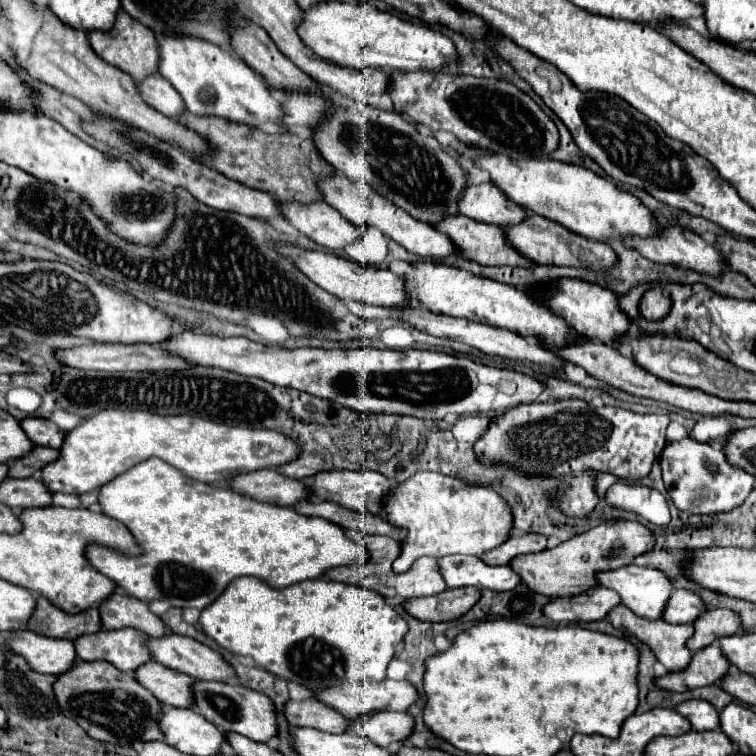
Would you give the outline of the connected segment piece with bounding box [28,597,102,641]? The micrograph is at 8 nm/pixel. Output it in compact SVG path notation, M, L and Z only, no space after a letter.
M38 597L38 605L28 623L28 629L32 629L38 635L74 641L82 635L98 633L102 629L102 621L96 607L86 609L78 615L68 615L56 605L52 605L48 599Z

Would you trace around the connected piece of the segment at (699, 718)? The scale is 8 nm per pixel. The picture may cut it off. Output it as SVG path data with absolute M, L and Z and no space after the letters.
M684 701L676 707L676 711L690 719L694 731L712 731L720 727L720 713L708 701Z

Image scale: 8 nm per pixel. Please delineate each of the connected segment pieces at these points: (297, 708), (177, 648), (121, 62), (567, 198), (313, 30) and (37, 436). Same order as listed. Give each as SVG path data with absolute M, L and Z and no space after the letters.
M318 699L288 701L284 713L292 727L314 727L326 733L346 733L350 729L350 721L344 715Z
M170 633L160 639L150 639L148 647L152 649L154 661L158 661L174 671L186 673L198 681L224 683L236 675L234 667L230 663L226 663L218 651L214 651L190 637Z
M124 9L118 11L114 27L110 31L90 31L90 45L92 49L110 65L122 69L124 73L128 73L134 81L142 81L144 77L158 73L158 45L156 45L156 37L154 33L140 25L140 21L128 17L128 13L124 13Z
M488 153L488 155L480 155L474 159L474 167L480 171L488 171L490 173L490 181L516 205L520 205L522 209L534 211L538 215L544 215L560 225L564 225L566 229L572 229L574 233L586 237L586 239L594 239L594 241L608 241L608 239L624 239L630 233L636 233L640 237L650 237L652 233L660 233L660 225L652 219L652 213L648 207L644 207L640 203L640 199L636 199L634 195L618 189L612 181L598 177L596 173L592 173L590 169L582 167L582 165L572 165L572 163L562 163L562 161L554 161L554 159L512 159L508 155L500 155L500 153Z
M320 1L302 13L296 33L312 53L342 67L390 67L400 71L442 71L446 61L454 61L452 41L440 31L422 23L410 23L396 15L378 11L370 3L348 5L336 1Z
M28 417L22 423L24 433L36 443L36 445L48 445L54 449L60 449L64 445L66 431L60 429L56 423L48 419L38 419L38 417Z

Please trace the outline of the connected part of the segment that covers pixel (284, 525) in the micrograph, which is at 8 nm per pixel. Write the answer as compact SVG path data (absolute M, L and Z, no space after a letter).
M148 459L140 465L122 473L112 483L100 489L100 505L102 511L124 523L130 533L136 537L138 545L144 549L140 557L124 557L116 551L108 551L98 545L88 547L88 561L100 573L116 581L128 595L154 601L166 599L172 607L194 607L204 609L214 603L232 579L254 575L264 579L274 587L288 587L306 579L318 579L332 567L366 563L368 549L356 541L352 541L344 529L332 525L328 521L320 521L320 517L304 517L296 513L292 507L276 507L268 503L260 503L246 495L240 495L232 489L222 489L206 483L196 483L186 477L182 471L164 463L162 459Z

